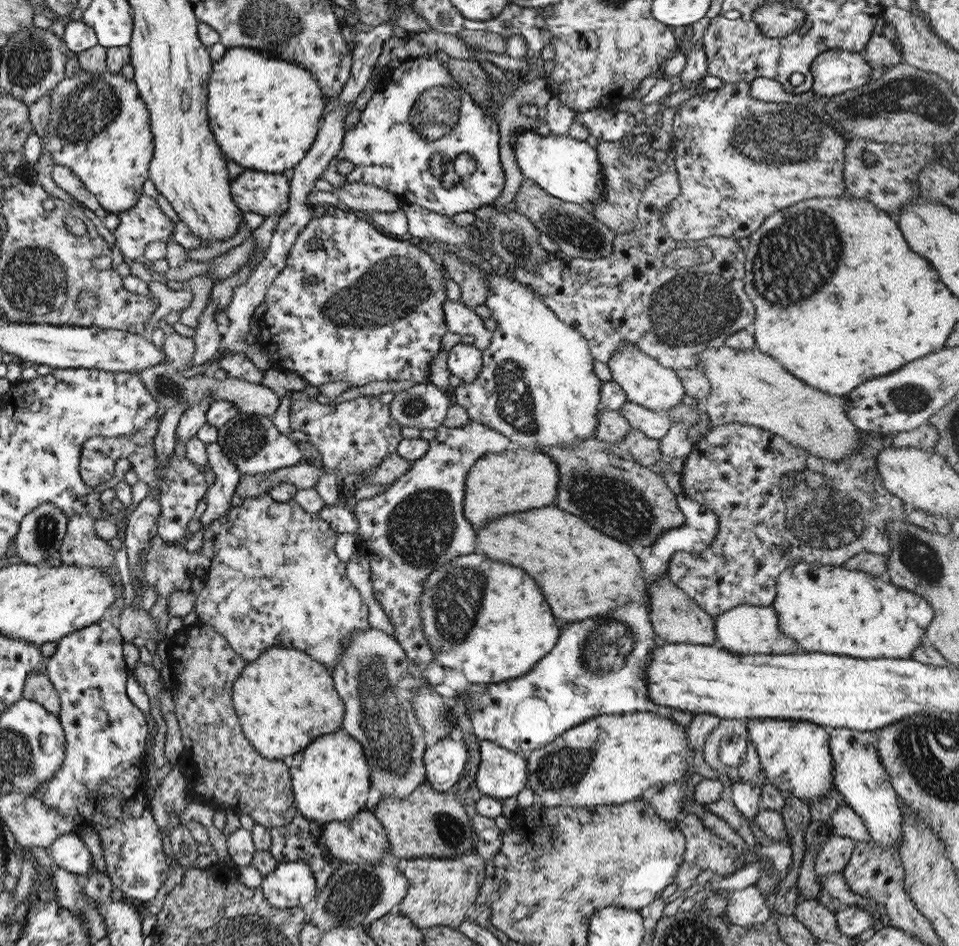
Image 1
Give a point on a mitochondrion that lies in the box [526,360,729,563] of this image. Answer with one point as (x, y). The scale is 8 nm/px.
(615, 504)

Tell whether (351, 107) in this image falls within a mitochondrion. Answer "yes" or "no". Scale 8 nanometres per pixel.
no

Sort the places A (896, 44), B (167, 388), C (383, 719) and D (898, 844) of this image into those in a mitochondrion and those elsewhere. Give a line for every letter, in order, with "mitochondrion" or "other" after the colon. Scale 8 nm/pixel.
A: other
B: mitochondrion
C: mitochondrion
D: other

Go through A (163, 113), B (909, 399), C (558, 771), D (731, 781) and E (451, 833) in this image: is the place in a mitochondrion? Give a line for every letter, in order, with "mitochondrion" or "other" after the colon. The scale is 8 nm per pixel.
A: other
B: mitochondrion
C: mitochondrion
D: other
E: mitochondrion

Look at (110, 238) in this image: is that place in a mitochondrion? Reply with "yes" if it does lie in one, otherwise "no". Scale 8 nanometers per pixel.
no

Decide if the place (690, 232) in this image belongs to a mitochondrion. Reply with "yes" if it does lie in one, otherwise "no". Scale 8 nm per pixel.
no

